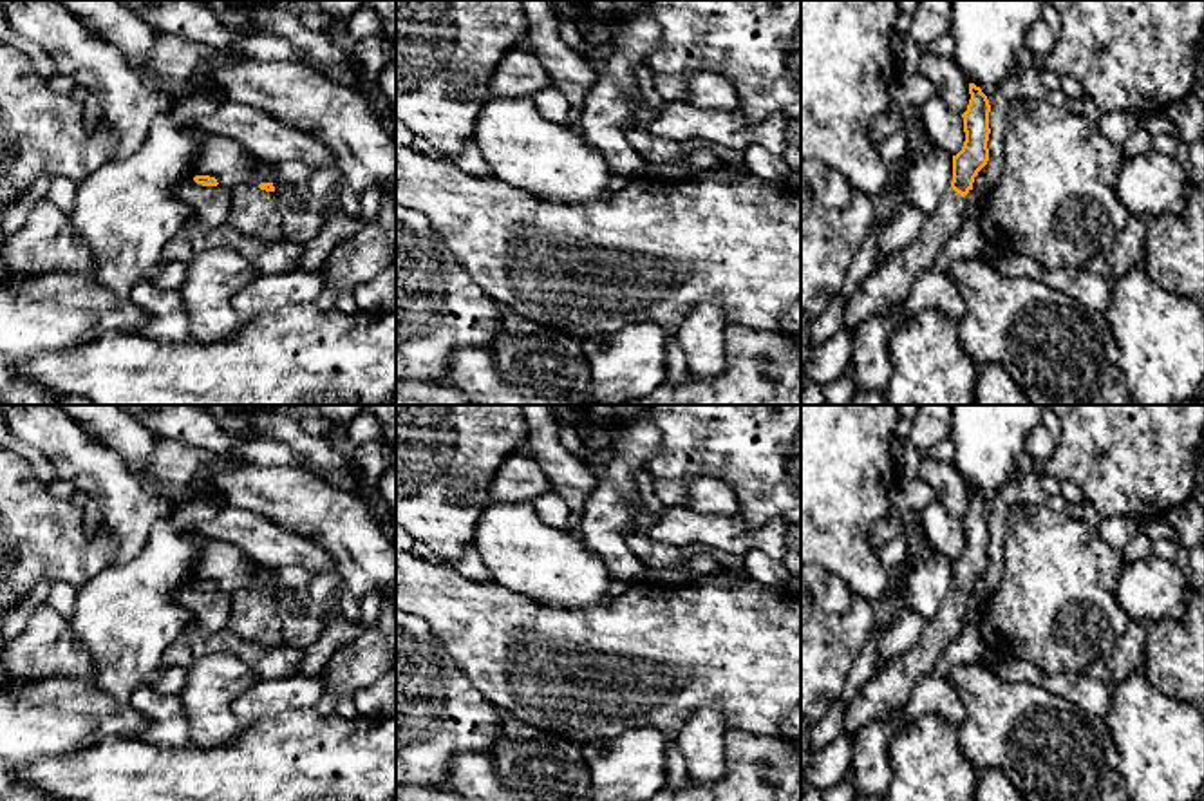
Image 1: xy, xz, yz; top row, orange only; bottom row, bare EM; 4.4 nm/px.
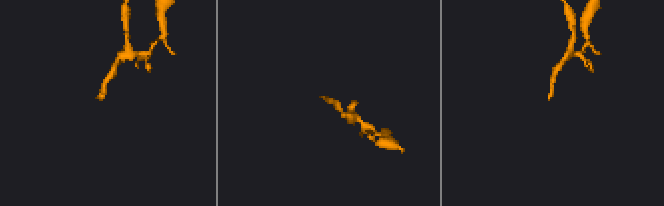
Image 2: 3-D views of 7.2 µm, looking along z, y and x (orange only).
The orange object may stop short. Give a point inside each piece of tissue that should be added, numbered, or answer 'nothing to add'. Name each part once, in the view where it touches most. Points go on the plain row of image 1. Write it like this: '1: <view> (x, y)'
1: xy (253, 617)

